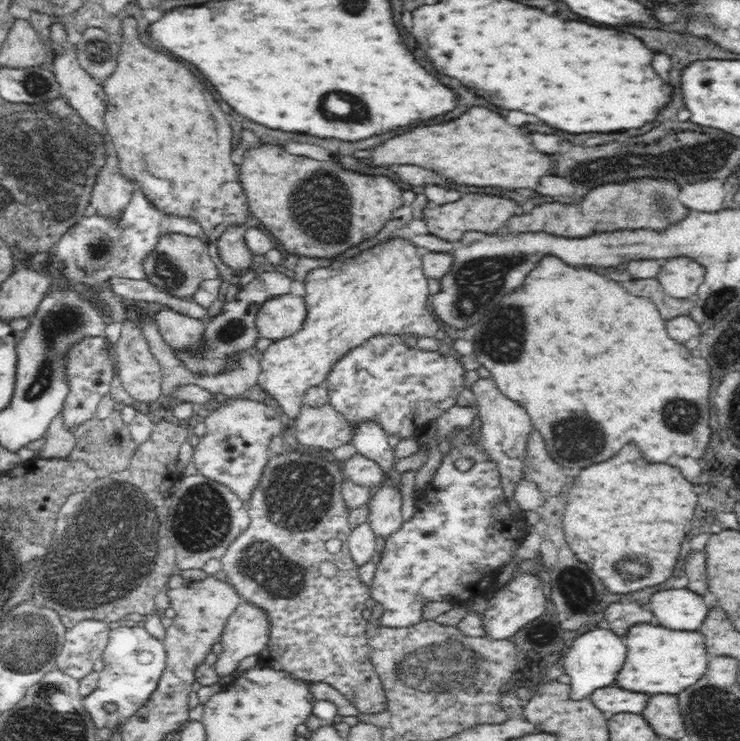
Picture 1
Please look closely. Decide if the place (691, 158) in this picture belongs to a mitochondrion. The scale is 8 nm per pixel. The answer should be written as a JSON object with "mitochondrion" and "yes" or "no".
{"mitochondrion":"yes"}

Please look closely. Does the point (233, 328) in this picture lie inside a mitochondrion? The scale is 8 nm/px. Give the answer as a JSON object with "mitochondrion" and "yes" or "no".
{"mitochondrion":"yes"}

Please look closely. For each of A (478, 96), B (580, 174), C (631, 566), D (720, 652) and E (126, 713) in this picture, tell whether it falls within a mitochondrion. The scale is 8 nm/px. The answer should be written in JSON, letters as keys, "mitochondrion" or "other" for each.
{"A":"other","B":"mitochondrion","C":"mitochondrion","D":"other","E":"other"}

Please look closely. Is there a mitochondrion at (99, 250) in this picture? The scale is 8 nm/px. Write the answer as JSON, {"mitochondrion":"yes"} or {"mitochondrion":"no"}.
{"mitochondrion":"yes"}

